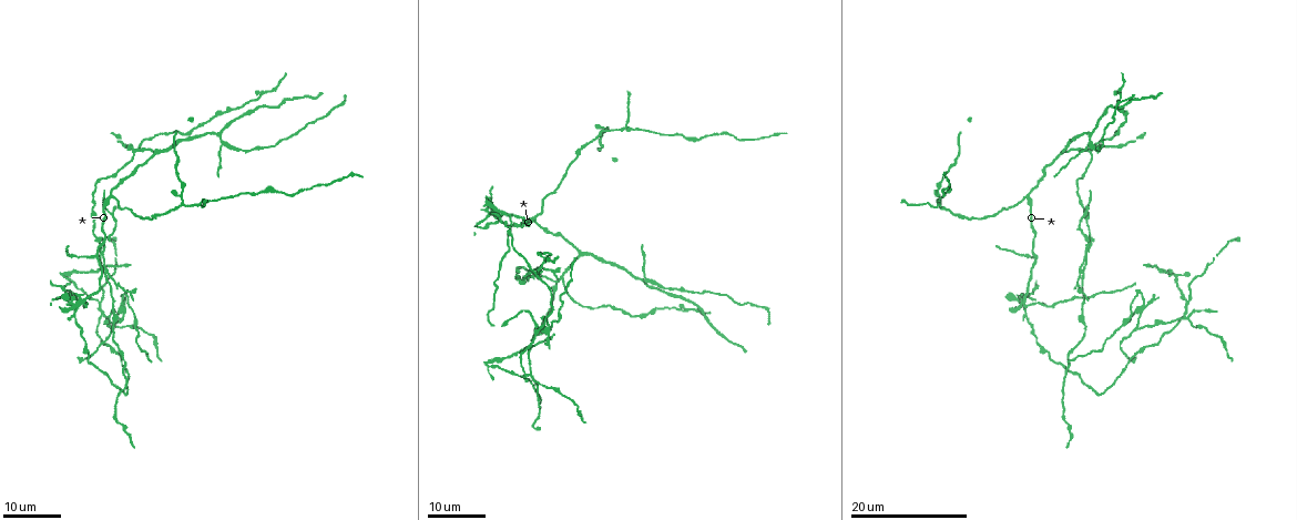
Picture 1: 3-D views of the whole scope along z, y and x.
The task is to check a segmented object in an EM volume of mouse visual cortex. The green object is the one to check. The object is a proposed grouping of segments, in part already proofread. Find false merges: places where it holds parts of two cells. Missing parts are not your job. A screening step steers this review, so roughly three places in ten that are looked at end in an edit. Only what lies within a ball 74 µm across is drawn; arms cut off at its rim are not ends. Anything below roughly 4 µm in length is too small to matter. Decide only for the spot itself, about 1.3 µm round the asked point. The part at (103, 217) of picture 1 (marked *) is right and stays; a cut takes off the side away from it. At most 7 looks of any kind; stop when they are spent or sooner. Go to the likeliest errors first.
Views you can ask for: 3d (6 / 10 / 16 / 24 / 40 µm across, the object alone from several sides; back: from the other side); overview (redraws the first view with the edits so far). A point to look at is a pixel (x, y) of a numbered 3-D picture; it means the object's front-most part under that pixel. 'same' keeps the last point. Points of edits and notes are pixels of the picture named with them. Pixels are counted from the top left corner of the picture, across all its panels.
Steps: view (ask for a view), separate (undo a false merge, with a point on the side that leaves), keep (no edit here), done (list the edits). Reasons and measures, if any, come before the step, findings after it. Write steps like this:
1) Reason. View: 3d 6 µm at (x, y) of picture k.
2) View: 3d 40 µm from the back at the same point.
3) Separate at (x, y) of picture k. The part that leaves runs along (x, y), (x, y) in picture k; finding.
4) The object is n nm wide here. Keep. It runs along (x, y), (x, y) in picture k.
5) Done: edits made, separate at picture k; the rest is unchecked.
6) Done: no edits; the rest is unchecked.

Three arms meet. View: 3d 16 µm at (936, 206) of picture 1.

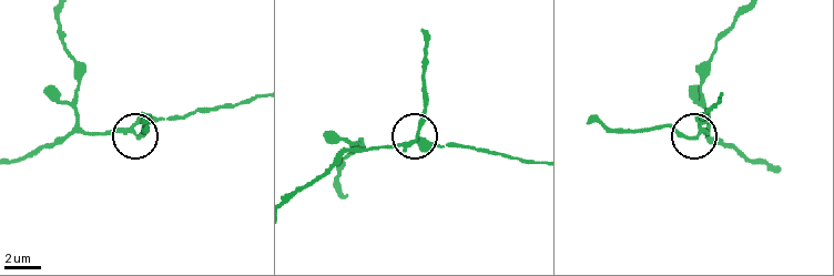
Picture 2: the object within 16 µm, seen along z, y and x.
View: 3d 6 µm at (698, 133) of picture 2.

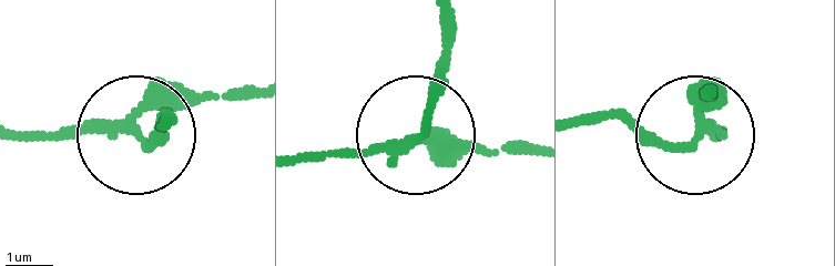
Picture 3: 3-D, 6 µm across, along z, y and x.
The side arm is 7 µm long. Separate at (163, 133) of picture 3. The part that leaves runs along (409, 140), (445, 49), (445, 13) in picture 3; a second cell is stuck on.

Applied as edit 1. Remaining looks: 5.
View: overview.

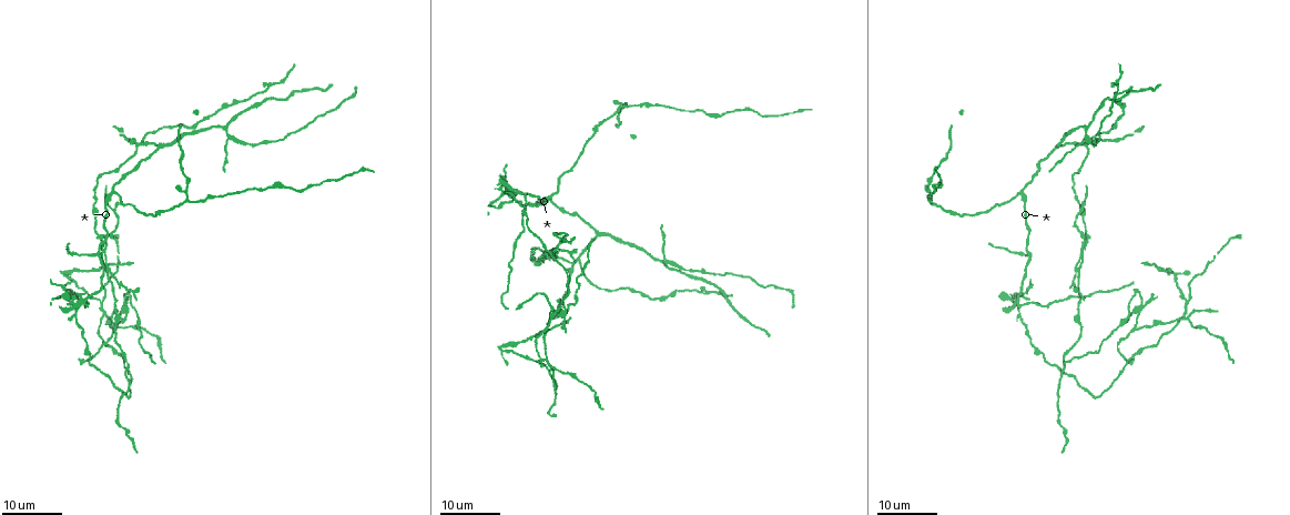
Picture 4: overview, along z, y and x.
Branch point. View: 3d 24 µm at (552, 197) of picture 4.

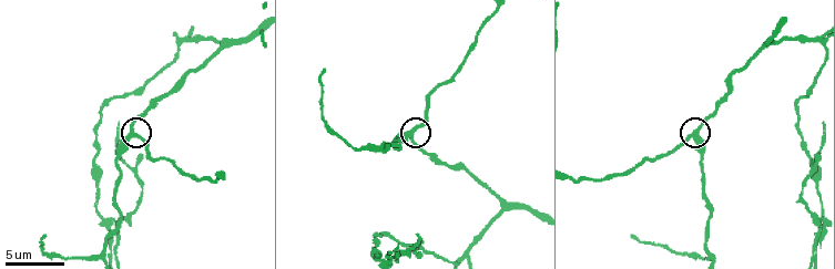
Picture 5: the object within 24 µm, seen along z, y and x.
View: 3d 10 µm at (132, 135) of picture 5.

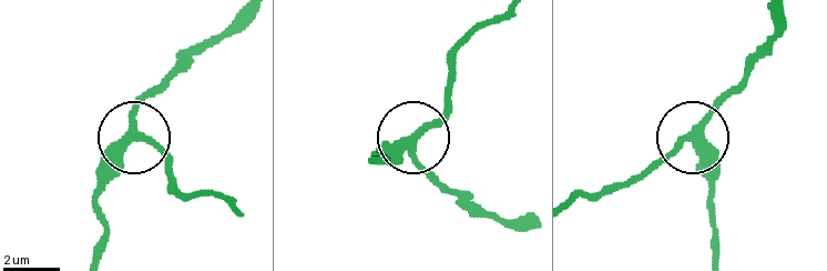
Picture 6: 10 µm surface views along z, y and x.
Keep. It runs along (715, 239), (715, 163), (702, 141), (687, 137), (640, 174) in picture 6; all the same cell.

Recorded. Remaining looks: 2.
Branch point. View: 3d 24 µm at (225, 126) of picture 4.

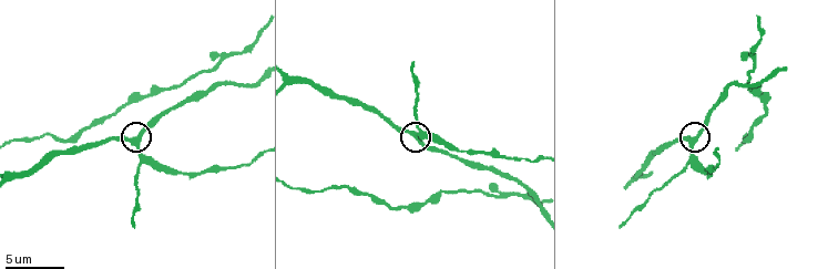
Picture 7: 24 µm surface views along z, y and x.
View: 3d 10 µm at (135, 141) of picture 7.

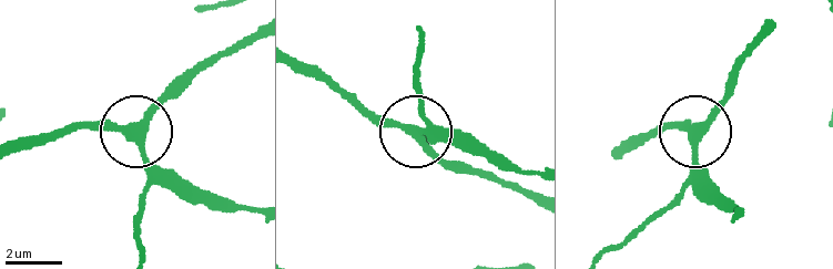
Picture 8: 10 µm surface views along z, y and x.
3 arms meet here. Keep. It runs along (301, 62), (415, 132), (455, 172) in picture 8; all the same cell.

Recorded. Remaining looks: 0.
Done: edits made, separate at picture 3; the rest is unchecked.

